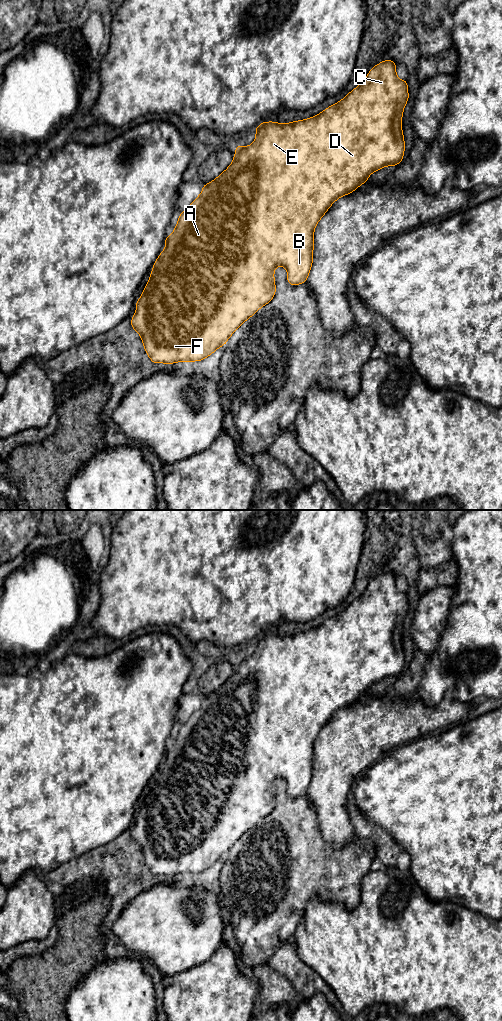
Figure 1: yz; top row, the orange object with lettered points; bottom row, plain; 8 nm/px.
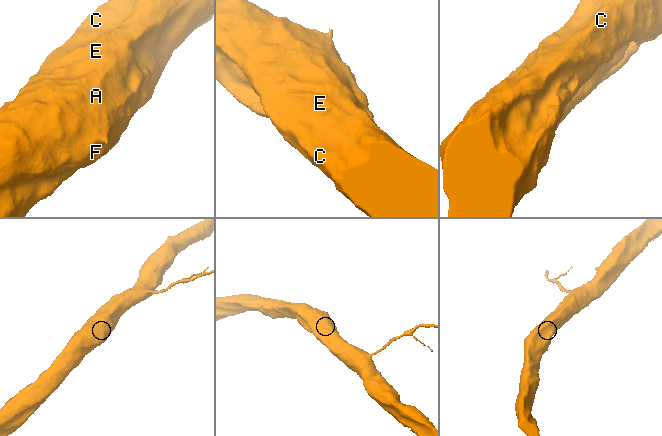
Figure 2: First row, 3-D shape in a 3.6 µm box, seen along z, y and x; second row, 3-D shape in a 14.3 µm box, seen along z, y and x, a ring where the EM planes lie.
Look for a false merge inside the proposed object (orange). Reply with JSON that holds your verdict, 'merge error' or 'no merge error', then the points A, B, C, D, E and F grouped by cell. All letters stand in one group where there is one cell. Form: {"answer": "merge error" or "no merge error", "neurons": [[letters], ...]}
{"answer": "no merge error", "neurons": [["A", "B", "C", "D", "E", "F"]]}

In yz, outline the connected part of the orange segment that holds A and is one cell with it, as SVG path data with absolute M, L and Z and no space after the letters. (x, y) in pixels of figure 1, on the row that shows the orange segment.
M385 60L377 64L369 71L368 76L359 86L341 101L329 106L314 117L286 124L272 121L261 123L255 129L254 142L247 147L237 145L230 166L219 177L205 184L202 193L179 215L173 233L165 239L165 250L159 254L153 265L150 279L136 303L136 313L131 320L133 329L140 334L145 351L153 363L173 364L175 362L201 361L225 345L239 326L274 297L276 292L274 271L277 266L283 266L287 270L287 281L290 285L306 282L313 262L314 229L330 206L338 198L355 191L361 184L366 183L373 172L385 166L396 166L403 160L405 143L401 120L409 95L407 82L397 77L396 67L392 60Z

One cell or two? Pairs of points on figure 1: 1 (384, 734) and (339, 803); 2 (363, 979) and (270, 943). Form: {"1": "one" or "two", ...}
{"1": "one", "2": "two"}

